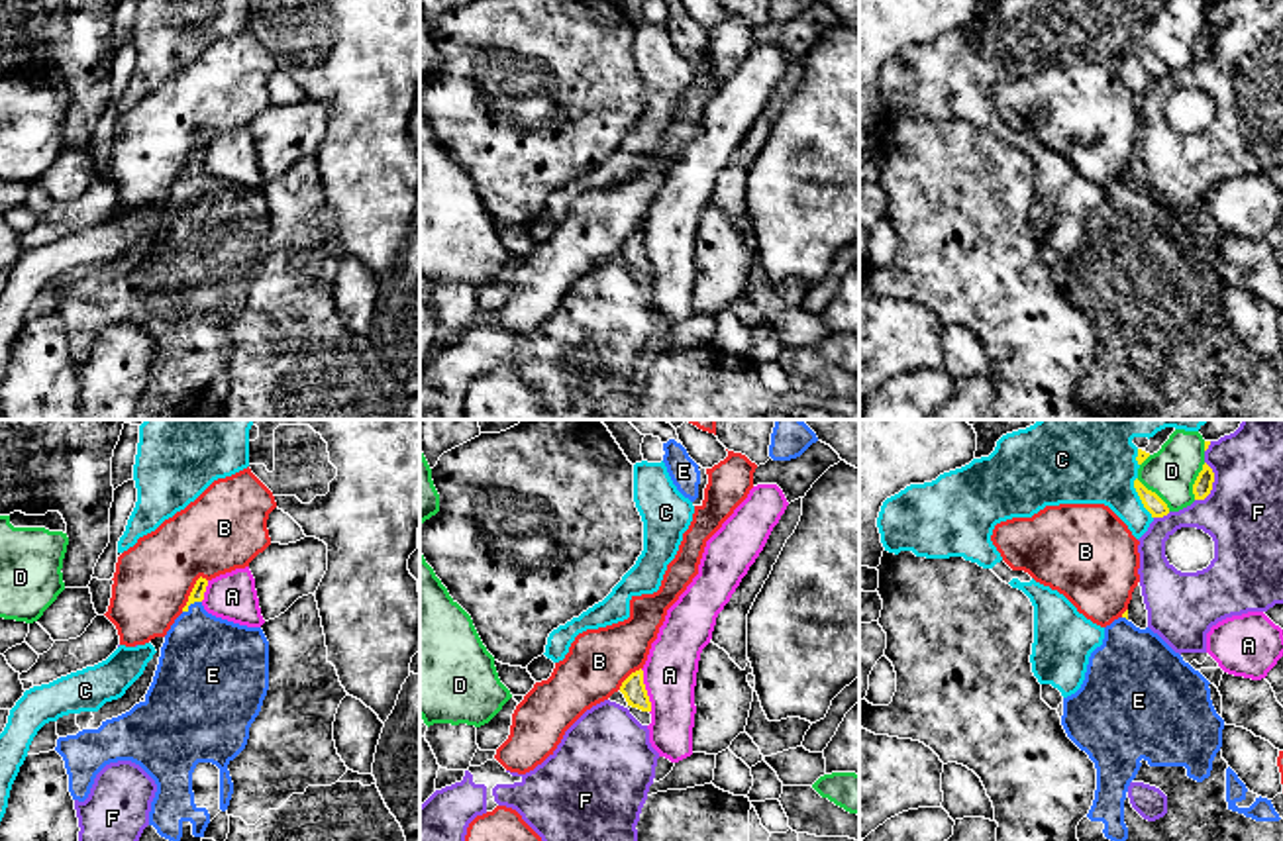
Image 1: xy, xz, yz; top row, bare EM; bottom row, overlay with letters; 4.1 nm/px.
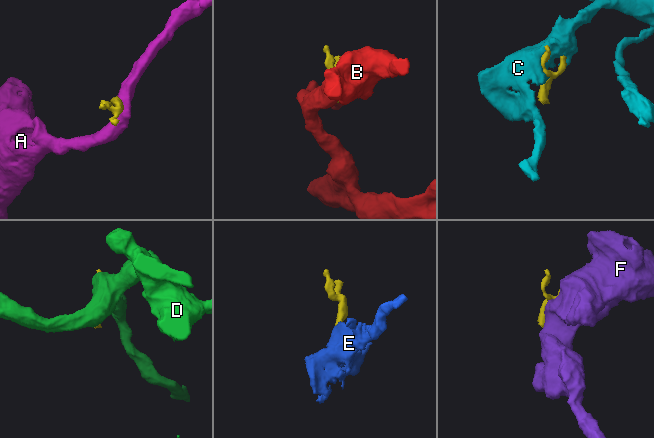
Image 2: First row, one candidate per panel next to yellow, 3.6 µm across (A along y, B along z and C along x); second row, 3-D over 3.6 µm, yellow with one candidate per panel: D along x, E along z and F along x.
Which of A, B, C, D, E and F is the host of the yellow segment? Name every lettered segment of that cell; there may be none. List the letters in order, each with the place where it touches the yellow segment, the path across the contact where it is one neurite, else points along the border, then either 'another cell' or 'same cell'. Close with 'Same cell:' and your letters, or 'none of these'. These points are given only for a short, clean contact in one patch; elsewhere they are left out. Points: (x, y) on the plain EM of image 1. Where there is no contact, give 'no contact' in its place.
A: contact xz (646, 251); border xz (640, 230), (650, 259), (650, 273); another cell
B: contact xy (191, 153); another cell
C: contact yz (1140, 59); another cell
D: contact yz (1195, 42); another cell
E: contact xy (191, 163); way xy (197, 155), (191, 163), (197, 202), (206, 222); same cell
F: contact yz (1211, 46); another cell
Same cell: E

